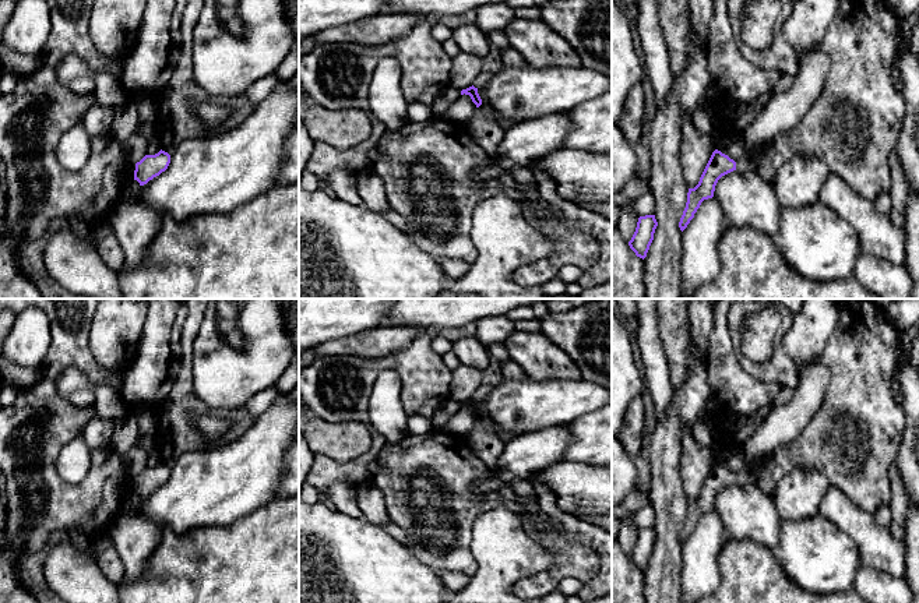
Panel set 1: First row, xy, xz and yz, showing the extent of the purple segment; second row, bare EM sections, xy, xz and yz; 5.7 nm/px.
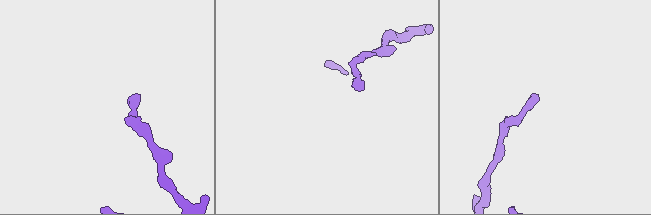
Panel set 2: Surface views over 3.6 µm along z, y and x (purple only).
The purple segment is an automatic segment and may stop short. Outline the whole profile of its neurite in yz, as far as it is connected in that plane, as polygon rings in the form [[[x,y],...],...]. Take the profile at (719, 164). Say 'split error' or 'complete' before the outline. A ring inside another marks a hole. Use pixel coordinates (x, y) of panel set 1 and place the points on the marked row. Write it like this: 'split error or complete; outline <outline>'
complete; outline [[[715,149],[700,177],[698,184],[694,188],[689,188],[686,208],[679,222],[682,232],[694,218],[694,214],[700,208],[701,202],[714,197],[718,180],[733,170],[736,170],[736,162]]]

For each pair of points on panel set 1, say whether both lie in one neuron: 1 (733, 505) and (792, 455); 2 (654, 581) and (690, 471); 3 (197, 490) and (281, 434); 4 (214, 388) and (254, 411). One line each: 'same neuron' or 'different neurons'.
1: different neurons
2: different neurons
3: same neuron
4: different neurons

